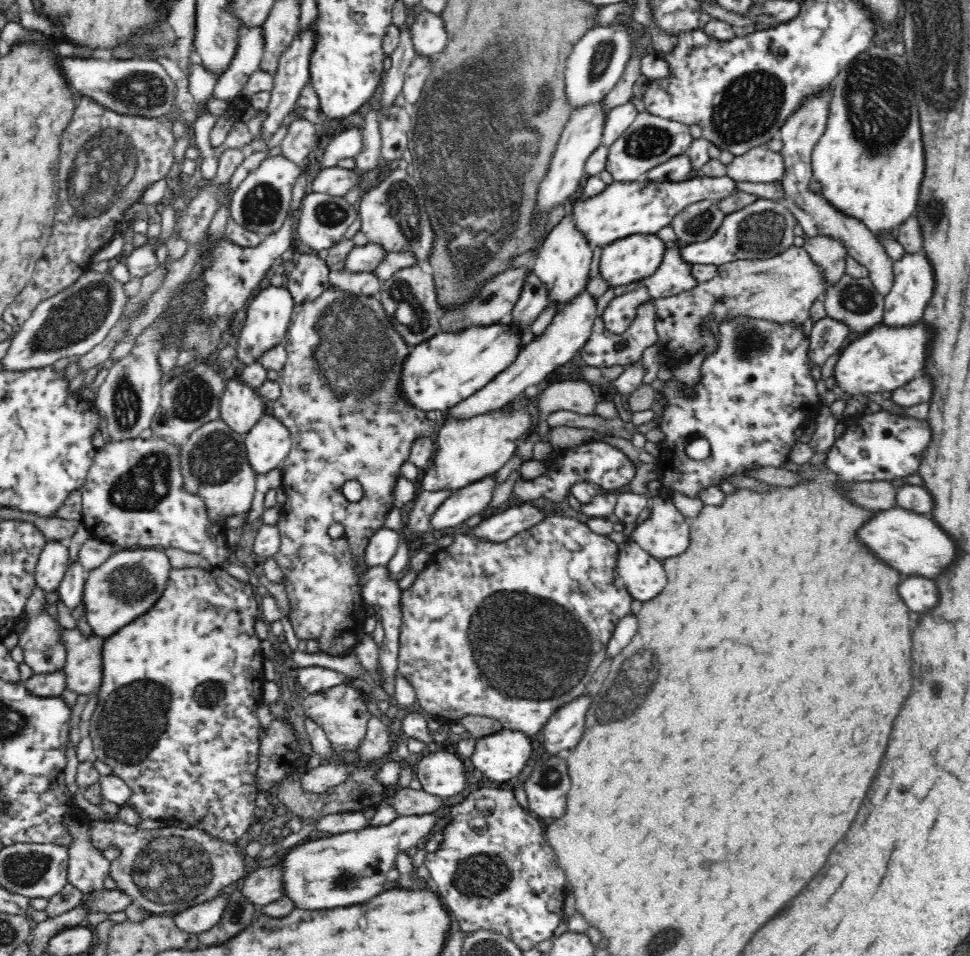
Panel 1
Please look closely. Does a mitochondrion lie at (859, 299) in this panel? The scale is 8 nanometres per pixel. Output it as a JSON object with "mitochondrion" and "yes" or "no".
{"mitochondrion":"yes"}

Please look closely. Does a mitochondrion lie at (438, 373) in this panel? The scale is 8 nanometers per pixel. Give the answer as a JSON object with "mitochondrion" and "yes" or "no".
{"mitochondrion":"no"}

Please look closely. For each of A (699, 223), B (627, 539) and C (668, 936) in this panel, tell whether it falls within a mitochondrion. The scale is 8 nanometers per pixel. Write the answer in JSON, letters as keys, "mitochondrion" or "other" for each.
{"A":"mitochondrion","B":"other","C":"mitochondrion"}

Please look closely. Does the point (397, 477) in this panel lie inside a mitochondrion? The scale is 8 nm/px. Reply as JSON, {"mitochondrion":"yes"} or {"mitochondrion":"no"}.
{"mitochondrion":"no"}

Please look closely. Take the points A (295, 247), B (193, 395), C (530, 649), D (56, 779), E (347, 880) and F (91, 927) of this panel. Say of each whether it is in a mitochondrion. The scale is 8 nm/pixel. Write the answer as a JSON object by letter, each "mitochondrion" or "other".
{"A":"other","B":"mitochondrion","C":"mitochondrion","D":"other","E":"mitochondrion","F":"other"}

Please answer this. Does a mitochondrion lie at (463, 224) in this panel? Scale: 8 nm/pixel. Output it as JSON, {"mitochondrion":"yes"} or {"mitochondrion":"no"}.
{"mitochondrion":"yes"}

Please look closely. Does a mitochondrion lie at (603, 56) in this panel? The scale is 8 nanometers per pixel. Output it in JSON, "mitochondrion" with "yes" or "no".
{"mitochondrion":"yes"}

